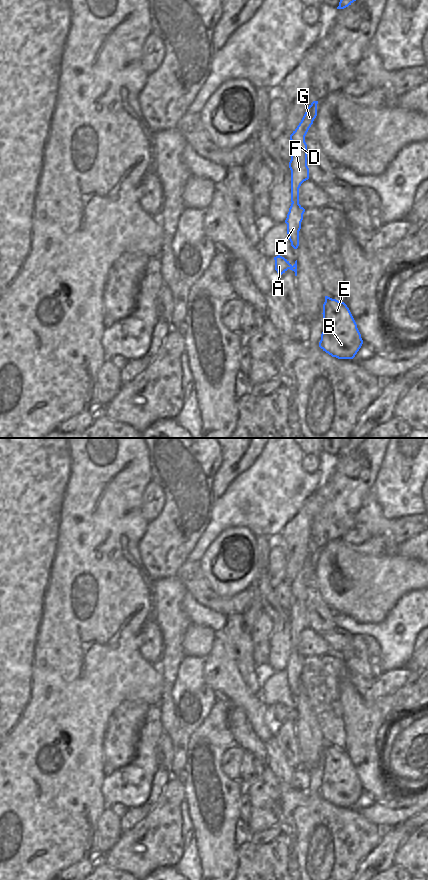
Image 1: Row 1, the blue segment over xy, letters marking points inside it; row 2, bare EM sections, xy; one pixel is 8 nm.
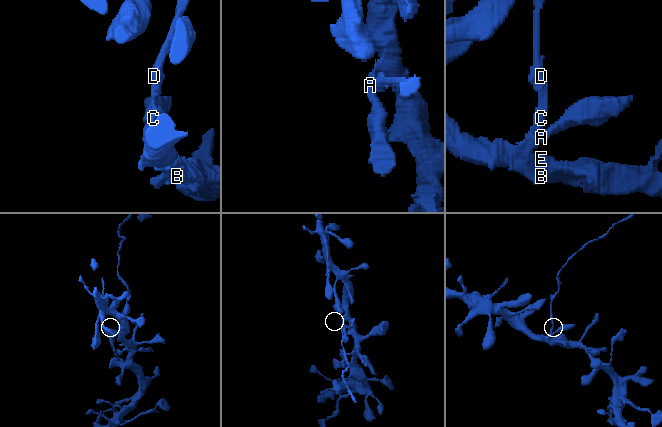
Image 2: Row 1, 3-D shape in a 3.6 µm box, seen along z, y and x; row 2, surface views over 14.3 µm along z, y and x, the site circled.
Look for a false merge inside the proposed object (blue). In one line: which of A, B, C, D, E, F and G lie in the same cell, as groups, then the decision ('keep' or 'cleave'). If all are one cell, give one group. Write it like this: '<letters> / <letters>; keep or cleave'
A B C E / D F G; cleave

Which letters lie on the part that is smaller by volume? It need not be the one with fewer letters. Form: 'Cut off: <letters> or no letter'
Cut off: D, F, G.

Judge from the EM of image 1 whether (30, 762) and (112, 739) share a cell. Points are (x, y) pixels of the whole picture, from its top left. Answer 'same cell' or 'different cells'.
different cells

